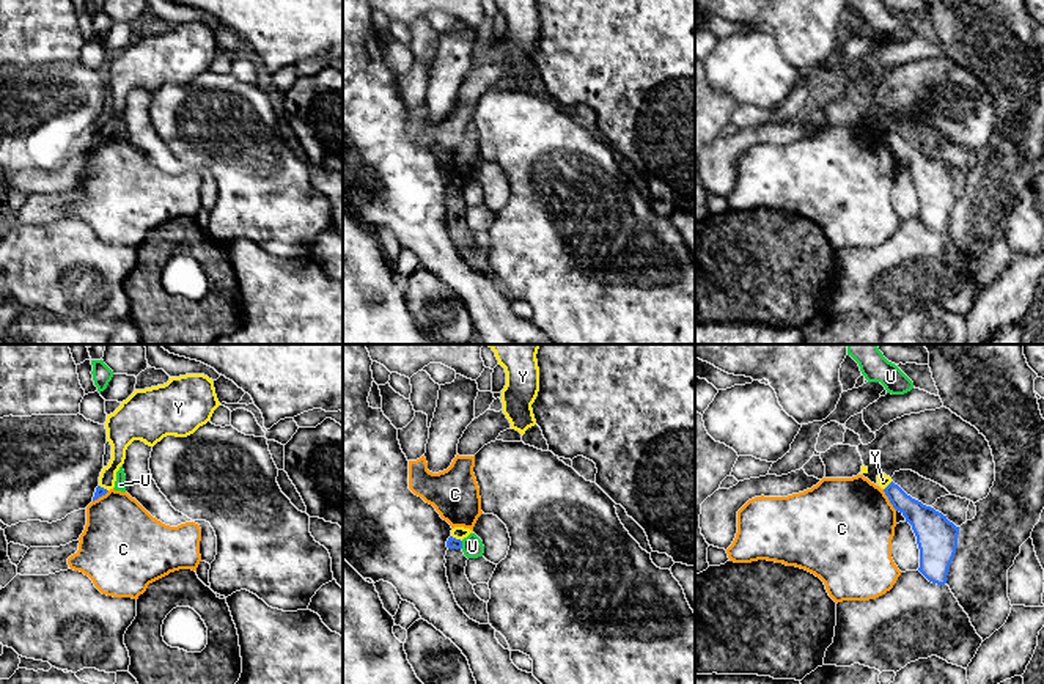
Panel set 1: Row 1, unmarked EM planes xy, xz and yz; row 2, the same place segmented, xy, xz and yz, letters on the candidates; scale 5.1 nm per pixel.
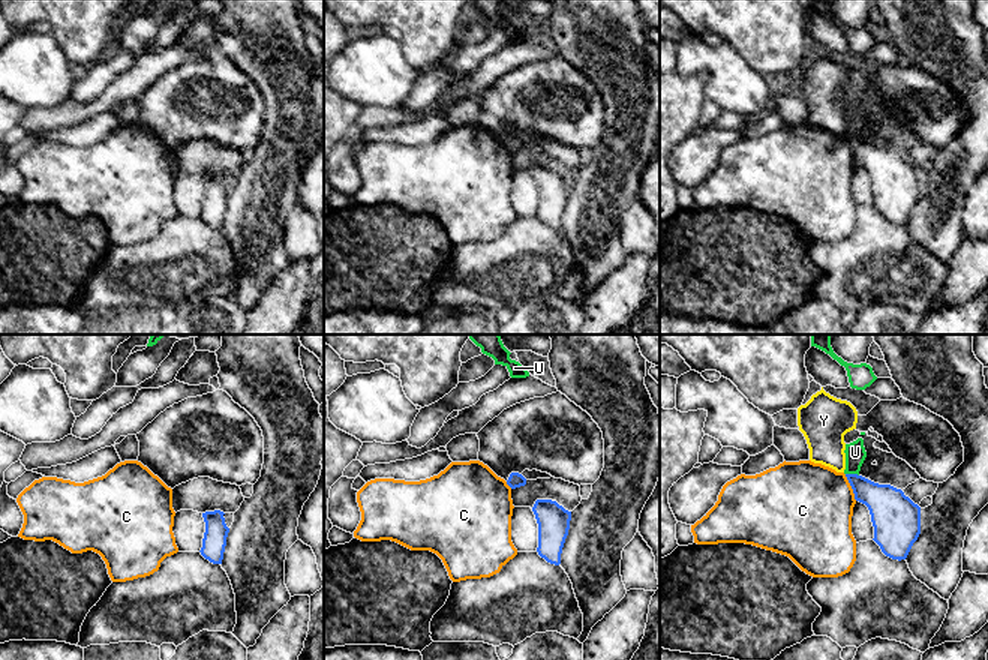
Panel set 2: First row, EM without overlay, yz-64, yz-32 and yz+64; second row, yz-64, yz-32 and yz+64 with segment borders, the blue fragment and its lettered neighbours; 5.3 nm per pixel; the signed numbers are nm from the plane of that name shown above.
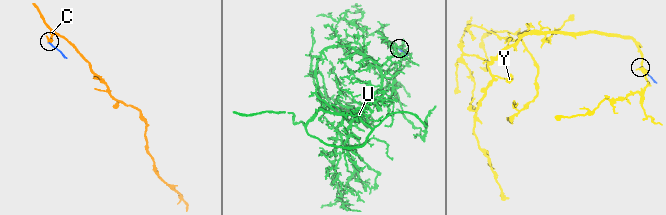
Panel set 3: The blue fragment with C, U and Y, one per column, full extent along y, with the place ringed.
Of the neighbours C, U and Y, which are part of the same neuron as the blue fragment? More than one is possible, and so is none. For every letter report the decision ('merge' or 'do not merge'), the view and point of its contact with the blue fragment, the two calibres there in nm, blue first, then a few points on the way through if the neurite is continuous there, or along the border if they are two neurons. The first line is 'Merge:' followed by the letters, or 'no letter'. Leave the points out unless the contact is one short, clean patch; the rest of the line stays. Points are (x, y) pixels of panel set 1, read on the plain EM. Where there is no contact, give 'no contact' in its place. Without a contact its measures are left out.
Merge: no letter
C: do not merge | yz (889, 147) | 170/480 nm | along yz (882, 137), (896, 158)
U: do not merge | xz (461, 192) | 60/110 nm | along xz (461, 189), (463, 195)
Y: do not merge | xz (455, 186) | 60/60 nm | along xz (452, 183), (461, 189)

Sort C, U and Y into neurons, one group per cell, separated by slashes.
C / U / Y

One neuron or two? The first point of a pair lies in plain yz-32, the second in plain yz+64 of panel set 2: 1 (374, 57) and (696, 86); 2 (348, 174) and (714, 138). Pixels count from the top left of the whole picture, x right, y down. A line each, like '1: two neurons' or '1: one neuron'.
1: two neurons
2: one neuron

